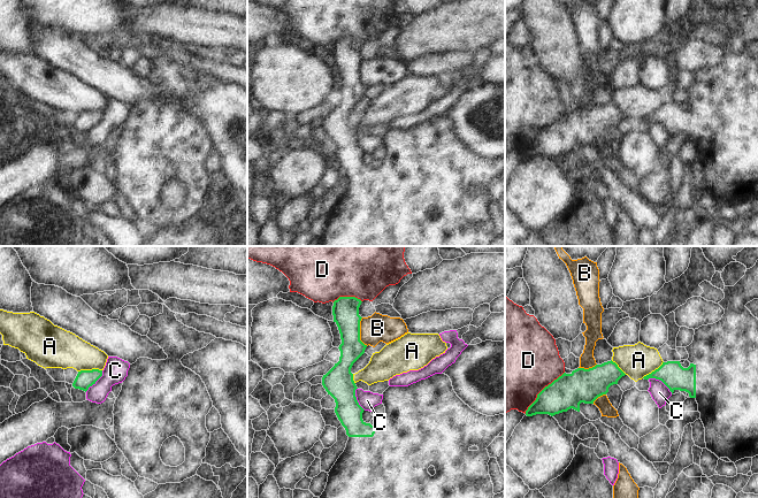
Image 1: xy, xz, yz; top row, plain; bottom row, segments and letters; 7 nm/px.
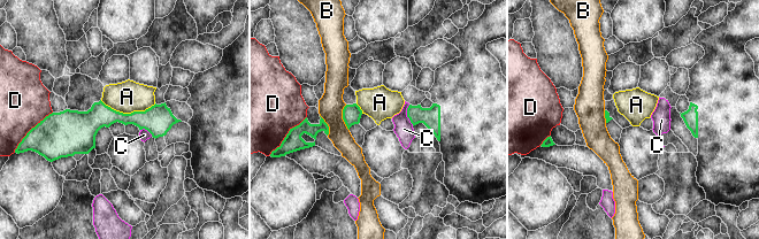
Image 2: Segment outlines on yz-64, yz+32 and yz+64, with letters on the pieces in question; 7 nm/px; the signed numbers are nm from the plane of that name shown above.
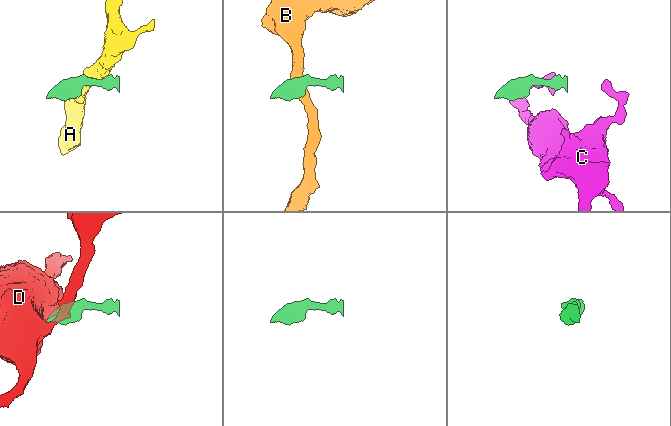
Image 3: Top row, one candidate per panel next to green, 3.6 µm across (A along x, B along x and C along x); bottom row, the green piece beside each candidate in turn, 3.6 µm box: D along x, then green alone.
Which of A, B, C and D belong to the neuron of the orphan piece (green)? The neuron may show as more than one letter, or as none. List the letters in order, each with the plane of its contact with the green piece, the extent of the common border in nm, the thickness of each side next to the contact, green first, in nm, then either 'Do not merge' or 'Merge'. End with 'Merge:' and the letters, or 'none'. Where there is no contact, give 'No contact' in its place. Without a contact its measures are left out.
A: Touches green in xy. Shared border 170 nm. Thickness 130 nm (green) against 260 nm. Do not merge
B: Touches green in xz. Shared border 200 nm. Thickness 190 nm (green) against 190 nm. Do not merge
C: Touches green in yz. Shared border 200 nm. Thickness 180 nm (green) against 130 nm. Do not merge
D: Touches green in yz. Shared border 400 nm. Thickness 240 nm (green) against 500 nm. Do not merge
Merge: none

